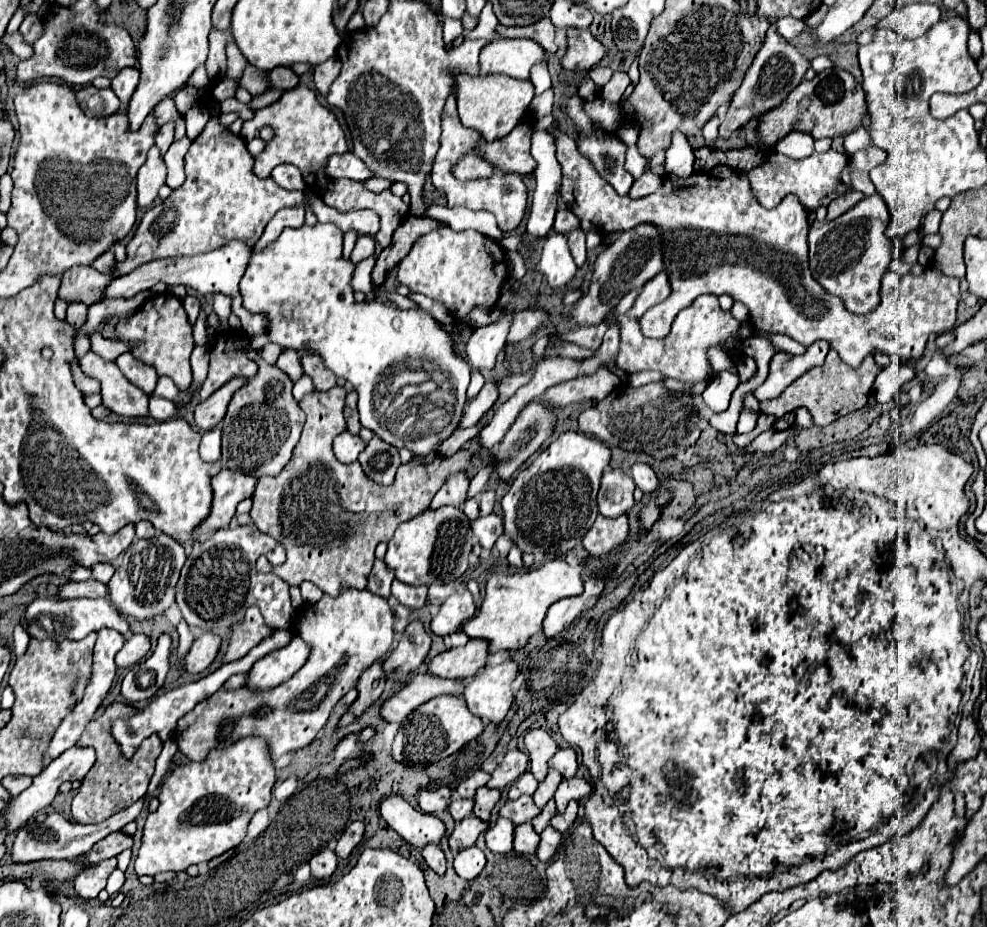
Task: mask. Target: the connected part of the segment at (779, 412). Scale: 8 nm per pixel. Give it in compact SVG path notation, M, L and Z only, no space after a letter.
M833 349L829 351L827 359L823 365L809 369L807 373L803 373L797 381L793 381L777 399L769 399L761 403L761 413L767 415L775 415L775 417L783 417L785 413L805 407L809 409L809 413L815 419L815 425L829 425L831 421L835 421L839 415L851 413L861 409L867 403L867 397L871 393L873 381L879 375L881 367L877 365L869 365L869 359L863 361L861 369L853 369L849 365L845 365L841 361L841 357L837 357L837 353L833 353Z

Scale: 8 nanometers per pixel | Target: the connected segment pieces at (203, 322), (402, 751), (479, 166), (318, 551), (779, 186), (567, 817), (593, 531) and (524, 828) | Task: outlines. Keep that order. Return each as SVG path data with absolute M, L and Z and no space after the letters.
M203 309L199 313L199 319L193 325L193 339L195 339L195 345L205 345L207 343L207 315L205 315Z
M441 695L413 711L413 715L407 721L407 727L403 727L393 741L393 759L409 765L431 765L453 755L463 745L477 739L481 733L481 719L467 709L467 701L463 697Z
M475 151L467 153L455 167L453 167L453 175L461 181L467 179L477 179L477 177L491 177L495 173L495 167L489 161L481 161L481 157L477 157Z
M333 387L329 391L315 391L299 401L301 409L307 415L301 439L293 449L291 461L285 465L285 469L277 477L259 479L257 489L253 493L253 509L251 509L253 523L261 529L261 533L267 533L273 539L277 539L287 551L287 561L281 567L273 567L269 565L269 561L257 561L257 569L261 573L275 573L289 585L301 585L303 581L313 581L321 591L327 591L333 597L339 593L343 585L365 589L367 577L375 561L375 547L381 541L391 541L395 529L401 523L425 511L433 495L445 485L445 481L459 471L467 471L475 459L473 453L465 449L459 449L453 457L443 457L443 455L423 457L421 461L409 461L401 465L397 471L395 483L391 487L377 485L363 473L359 463L343 465L333 453L331 443L335 433L347 431L345 417L343 417L345 395L347 391L343 387Z
M829 149L825 153L813 153L801 161L791 159L787 155L781 153L771 153L767 163L751 169L747 173L749 181L753 183L753 193L757 193L757 201L761 201L761 205L765 207L773 207L777 205L787 193L795 193L799 197L799 201L803 203L805 209L813 211L819 205L829 205L835 197L837 197L837 189L841 195L853 191L851 185L851 171L853 171L853 163L849 159L849 155L843 155L835 149Z
M571 801L569 807L567 807L567 813L557 813L553 819L551 819L551 827L555 827L557 831L565 833L569 831L573 825L575 825L575 819L577 819L577 809L579 809L579 803L577 801Z
M599 515L595 525L585 533L583 547L593 557L603 557L609 555L613 549L621 547L627 541L627 537L629 537L627 515L621 515L617 519L607 519Z
M531 823L525 825L517 825L515 827L515 841L513 841L513 849L519 855L535 855L537 853L537 845L539 845L539 835L535 833Z

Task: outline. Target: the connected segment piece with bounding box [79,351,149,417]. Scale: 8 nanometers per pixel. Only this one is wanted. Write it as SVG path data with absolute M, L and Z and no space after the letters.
M93 351L79 359L79 365L85 375L95 377L101 383L103 403L117 415L127 417L147 417L149 415L149 395L137 389L115 363L103 361Z

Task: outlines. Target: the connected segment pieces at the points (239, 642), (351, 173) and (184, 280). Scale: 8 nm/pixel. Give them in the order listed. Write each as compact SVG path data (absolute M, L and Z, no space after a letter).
M249 607L245 613L245 621L243 625L233 625L233 637L231 637L231 645L223 657L225 663L235 661L239 657L243 657L251 647L255 647L261 639L269 637L273 629L269 629L263 623L261 611L257 607Z
M351 151L343 153L343 155L331 155L327 159L327 165L325 165L325 173L331 177L331 179L353 179L353 181L365 181L371 177L369 169L365 167L365 163L355 157Z
M233 241L217 251L211 251L211 253L205 253L205 255L193 255L193 257L175 257L175 259L157 259L157 261L151 261L151 263L145 263L145 265L139 265L137 269L133 269L131 273L127 275L121 275L121 277L115 277L109 281L109 285L105 287L103 291L103 299L115 299L115 297L123 297L123 299L129 299L133 295L137 295L139 291L145 291L145 289L151 289L155 283L163 281L167 285L187 285L203 295L209 295L209 293L215 293L215 291L221 291L225 295L231 295L233 297L233 313L239 317L241 327L244 332L252 336L260 336L266 333L267 319L262 313L251 314L245 308L241 307L241 294L237 289L239 285L239 279L241 275L245 273L247 269L247 263L249 263L249 255L251 255L251 247L245 247L245 243L239 243L239 241Z

